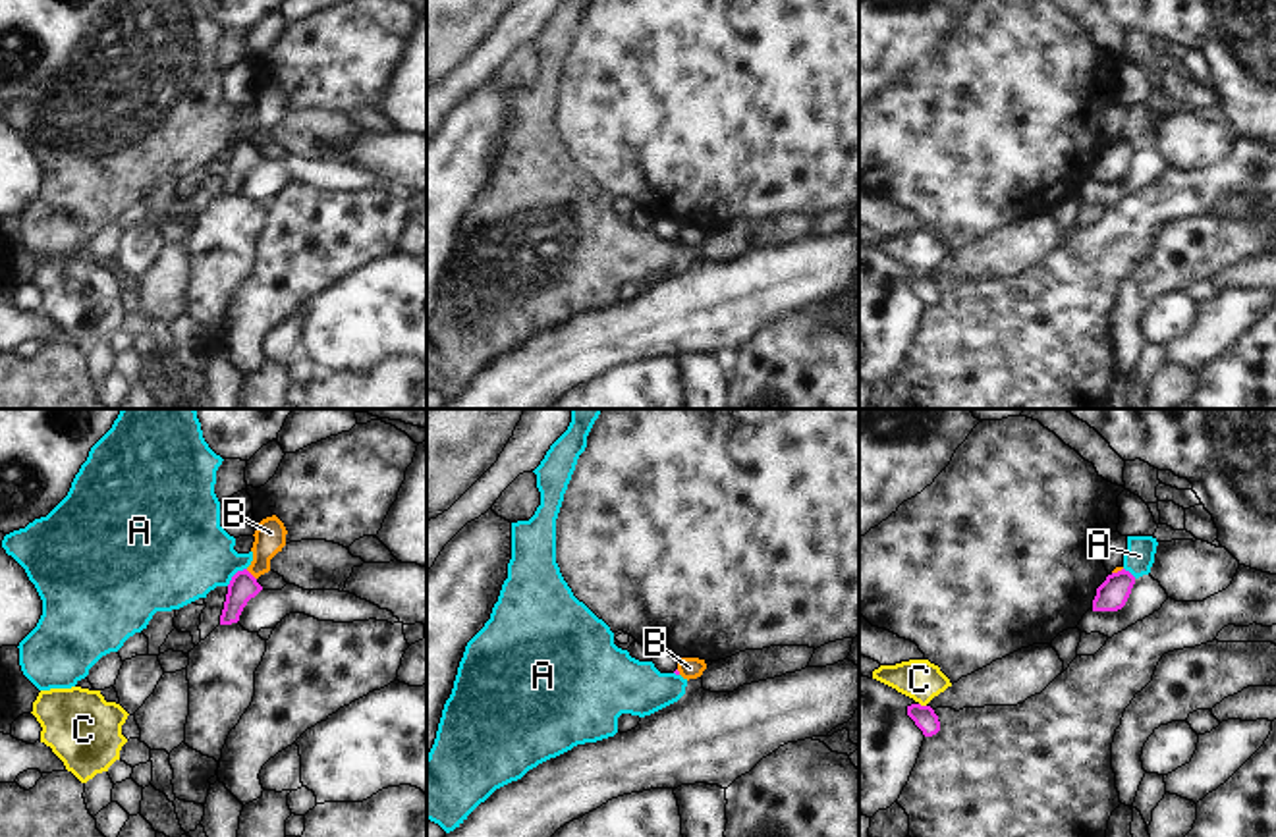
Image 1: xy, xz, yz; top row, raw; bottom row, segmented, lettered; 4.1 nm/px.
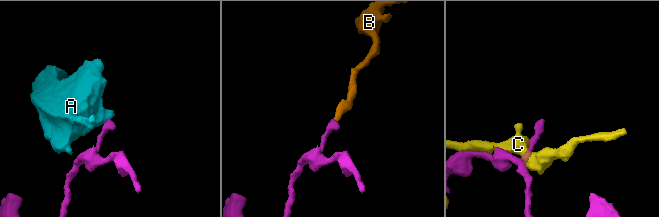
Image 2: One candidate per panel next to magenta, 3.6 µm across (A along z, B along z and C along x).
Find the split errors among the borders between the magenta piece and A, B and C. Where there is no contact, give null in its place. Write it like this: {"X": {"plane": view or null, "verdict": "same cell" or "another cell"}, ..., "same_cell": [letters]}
{"A": {"plane": "xy", "verdict": "another cell"}, "B": {"plane": "xy", "verdict": "another cell"}, "C": {"plane": "yz", "verdict": "another cell"}, "same_cell": []}

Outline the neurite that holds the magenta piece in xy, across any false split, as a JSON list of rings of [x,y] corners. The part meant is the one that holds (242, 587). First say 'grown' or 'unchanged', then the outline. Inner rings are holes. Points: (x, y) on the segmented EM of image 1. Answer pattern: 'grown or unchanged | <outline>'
unchanged | [[[247,569],[237,571],[228,584],[220,625],[237,623],[247,602],[255,598],[261,590],[263,586]]]

